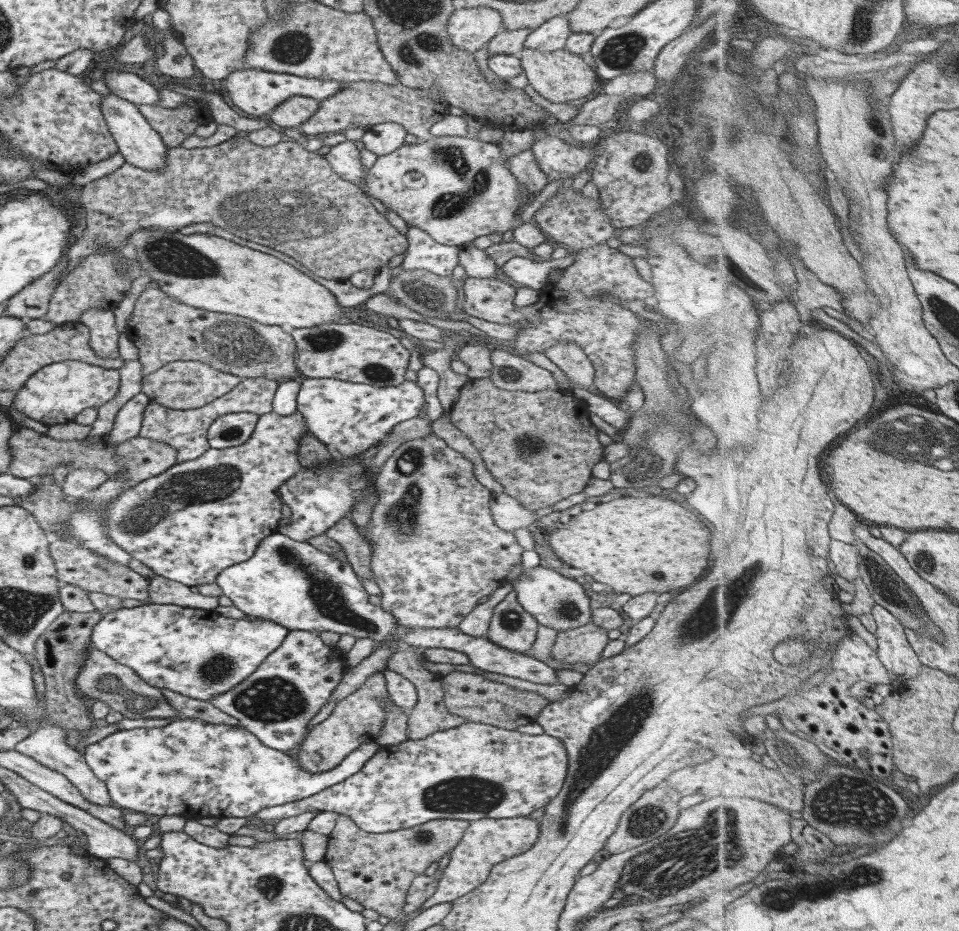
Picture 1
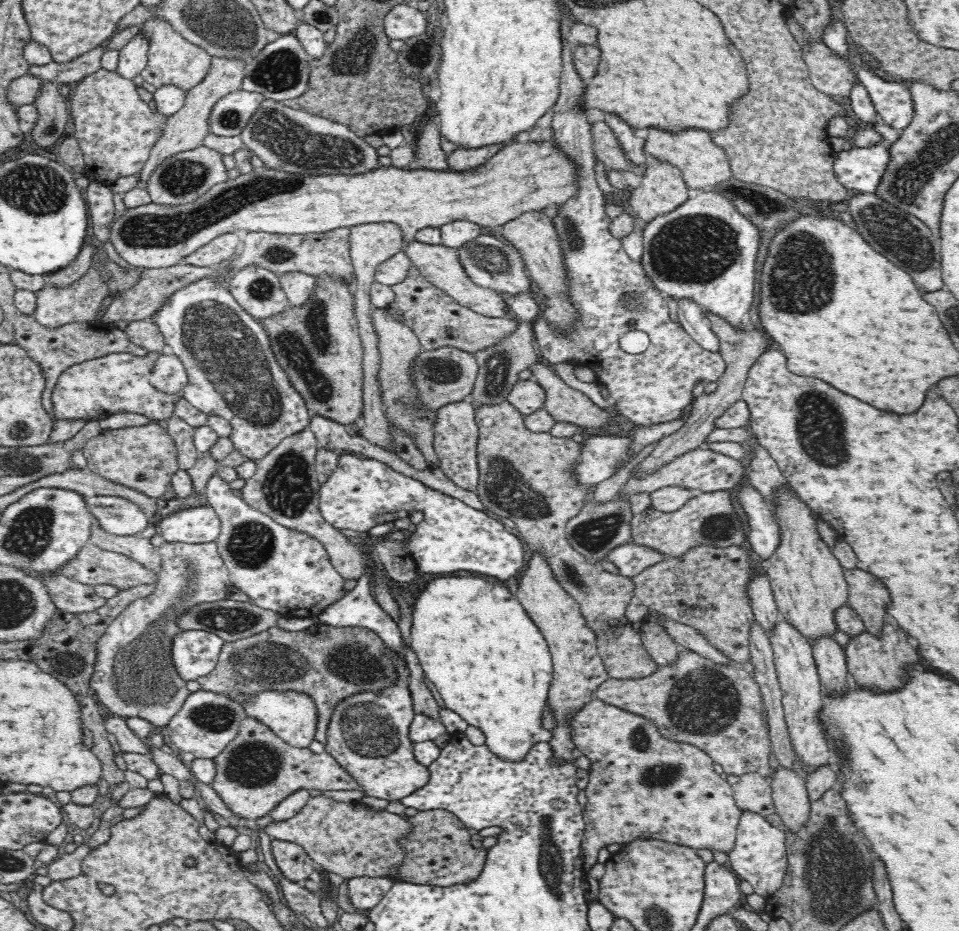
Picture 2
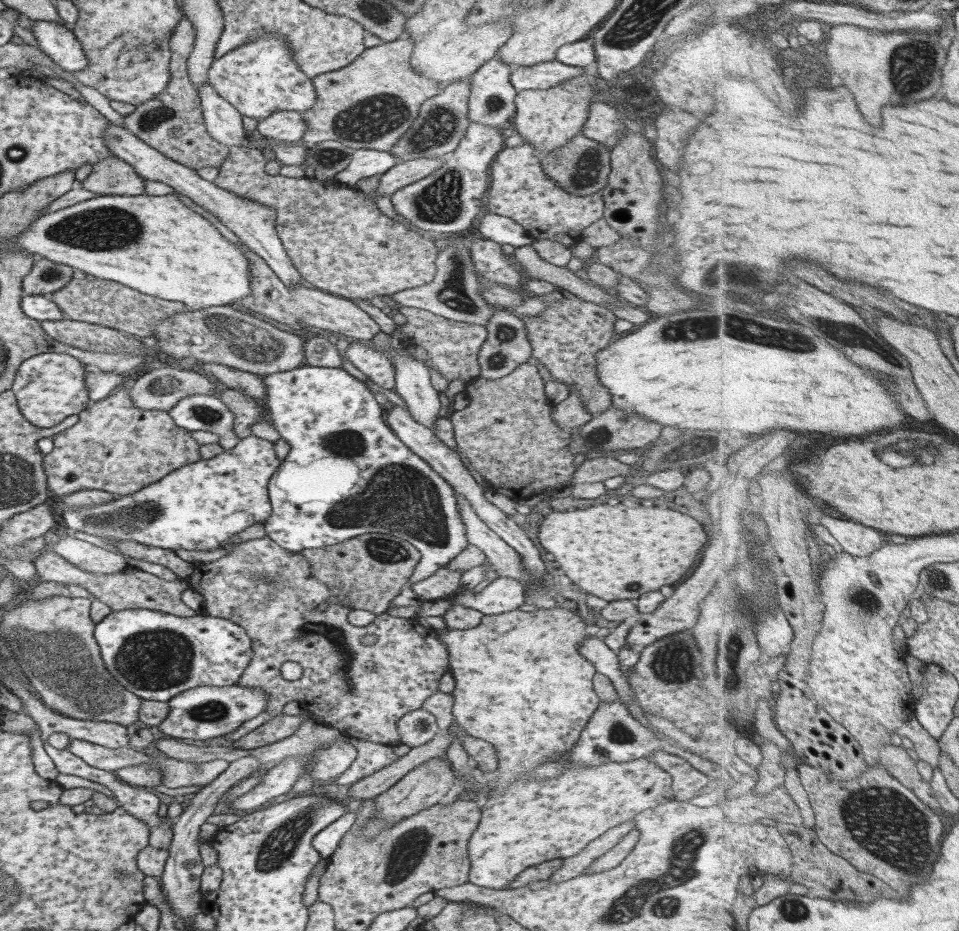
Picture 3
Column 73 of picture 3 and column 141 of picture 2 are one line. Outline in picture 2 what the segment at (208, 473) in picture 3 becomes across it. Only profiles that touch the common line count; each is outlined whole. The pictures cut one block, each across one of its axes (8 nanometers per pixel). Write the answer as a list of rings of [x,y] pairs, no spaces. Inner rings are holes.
[[[112,495],[85,497],[94,521],[108,534],[138,535],[148,525],[147,516],[135,502]]]

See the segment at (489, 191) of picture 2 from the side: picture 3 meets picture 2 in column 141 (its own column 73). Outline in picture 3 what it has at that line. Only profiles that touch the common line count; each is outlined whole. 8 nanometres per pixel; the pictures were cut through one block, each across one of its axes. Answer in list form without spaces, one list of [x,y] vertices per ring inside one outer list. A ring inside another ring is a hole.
[[[173,194],[165,196],[99,196],[31,222],[11,243],[36,258],[79,270],[91,277],[113,280],[143,294],[181,302],[191,311],[232,305],[249,296],[249,265],[245,255],[207,221],[183,206]]]

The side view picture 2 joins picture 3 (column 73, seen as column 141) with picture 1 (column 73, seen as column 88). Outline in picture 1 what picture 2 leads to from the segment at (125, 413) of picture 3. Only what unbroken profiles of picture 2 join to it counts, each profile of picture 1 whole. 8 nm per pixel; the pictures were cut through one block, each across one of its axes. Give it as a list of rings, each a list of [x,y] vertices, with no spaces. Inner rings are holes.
[[[25,427],[13,428],[8,440],[8,447],[12,454],[12,461],[7,469],[11,476],[34,480],[36,477],[50,474],[59,464],[66,464],[73,468],[92,468],[102,470],[106,478],[120,474],[126,484],[134,485],[161,474],[176,463],[176,450],[164,442],[143,438],[139,435],[122,440],[112,445],[109,434],[103,435],[100,441],[91,443],[85,439],[58,441],[46,434],[35,433]]]

